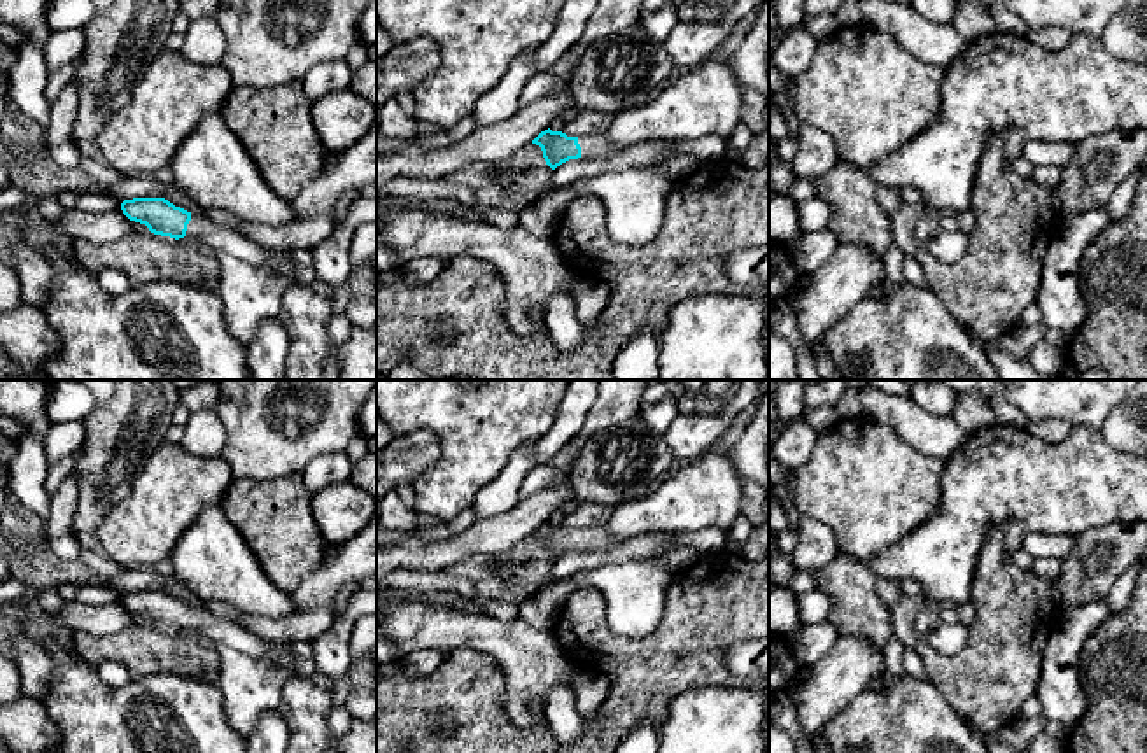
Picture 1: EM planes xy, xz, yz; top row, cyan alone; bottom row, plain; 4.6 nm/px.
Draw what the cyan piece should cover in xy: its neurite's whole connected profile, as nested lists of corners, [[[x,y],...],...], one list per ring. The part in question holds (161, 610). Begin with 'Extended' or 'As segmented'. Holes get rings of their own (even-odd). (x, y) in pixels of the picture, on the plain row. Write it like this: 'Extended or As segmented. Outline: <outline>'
Extended. Outline: [[[133,590],[121,595],[123,606],[135,615],[145,616],[151,625],[198,632],[215,644],[238,650],[252,658],[277,658],[294,676],[312,679],[319,671],[313,658],[294,653],[270,651],[266,641],[249,632],[243,625],[215,616],[207,604],[187,604],[165,590]]]

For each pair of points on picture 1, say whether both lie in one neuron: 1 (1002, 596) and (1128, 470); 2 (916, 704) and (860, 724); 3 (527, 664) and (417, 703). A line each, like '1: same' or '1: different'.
1: different
2: same
3: different

